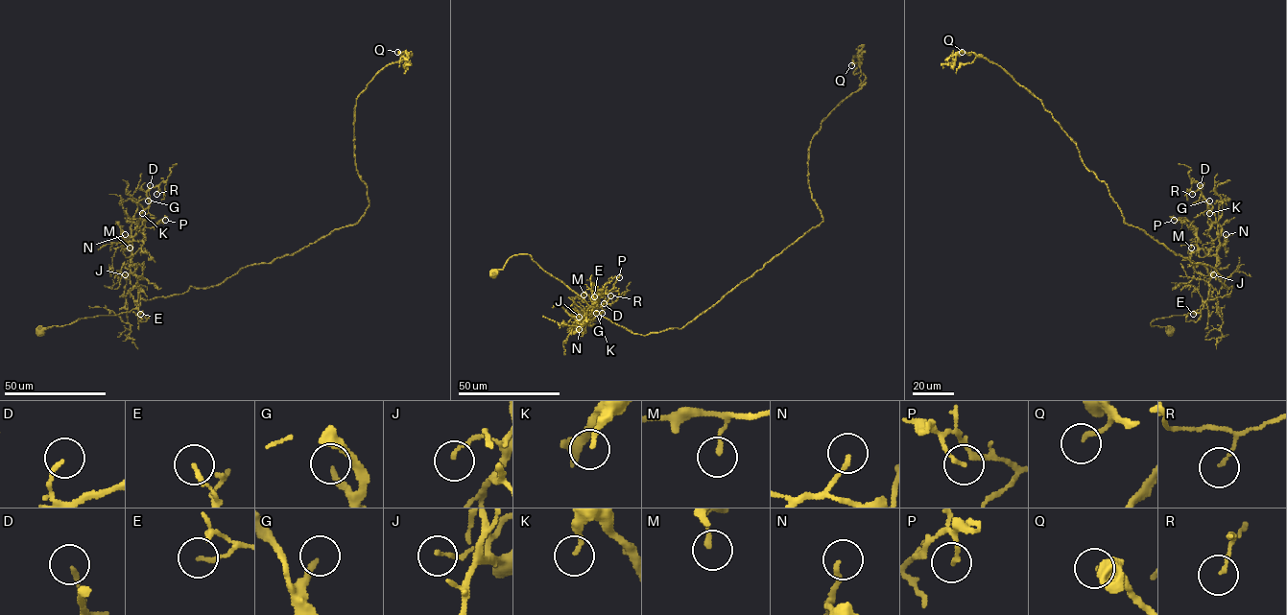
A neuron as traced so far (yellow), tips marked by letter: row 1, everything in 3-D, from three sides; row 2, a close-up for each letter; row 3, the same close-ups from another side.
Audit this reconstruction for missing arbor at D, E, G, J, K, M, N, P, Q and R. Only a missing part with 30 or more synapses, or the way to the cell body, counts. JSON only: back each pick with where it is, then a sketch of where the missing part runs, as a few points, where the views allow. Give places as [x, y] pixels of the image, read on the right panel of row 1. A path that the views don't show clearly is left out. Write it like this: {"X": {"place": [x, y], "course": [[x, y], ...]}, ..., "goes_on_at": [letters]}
{"G": {"place": [1209, 201], "course": [[1209, 201], [1210, 153], [1205, 144], [1196, 148]]}, "goes_on_at": ["G"]}

